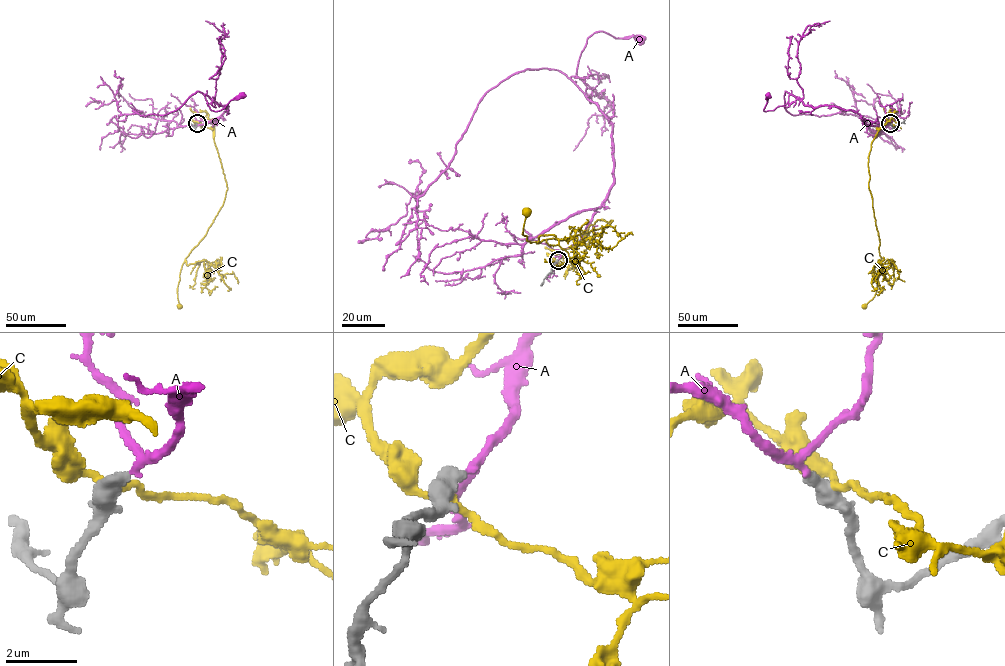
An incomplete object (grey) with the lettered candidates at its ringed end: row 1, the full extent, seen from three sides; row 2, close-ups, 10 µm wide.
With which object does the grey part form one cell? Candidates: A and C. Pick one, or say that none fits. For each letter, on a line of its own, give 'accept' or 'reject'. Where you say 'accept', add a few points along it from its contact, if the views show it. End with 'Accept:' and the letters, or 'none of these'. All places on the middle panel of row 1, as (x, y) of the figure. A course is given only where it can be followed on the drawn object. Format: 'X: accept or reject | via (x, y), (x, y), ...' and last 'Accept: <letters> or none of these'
A: accept | via (558, 259), (580, 240), (614, 181), (611, 123), (571, 78), (595, 33), (639, 40)
C: reject
Accept: A

